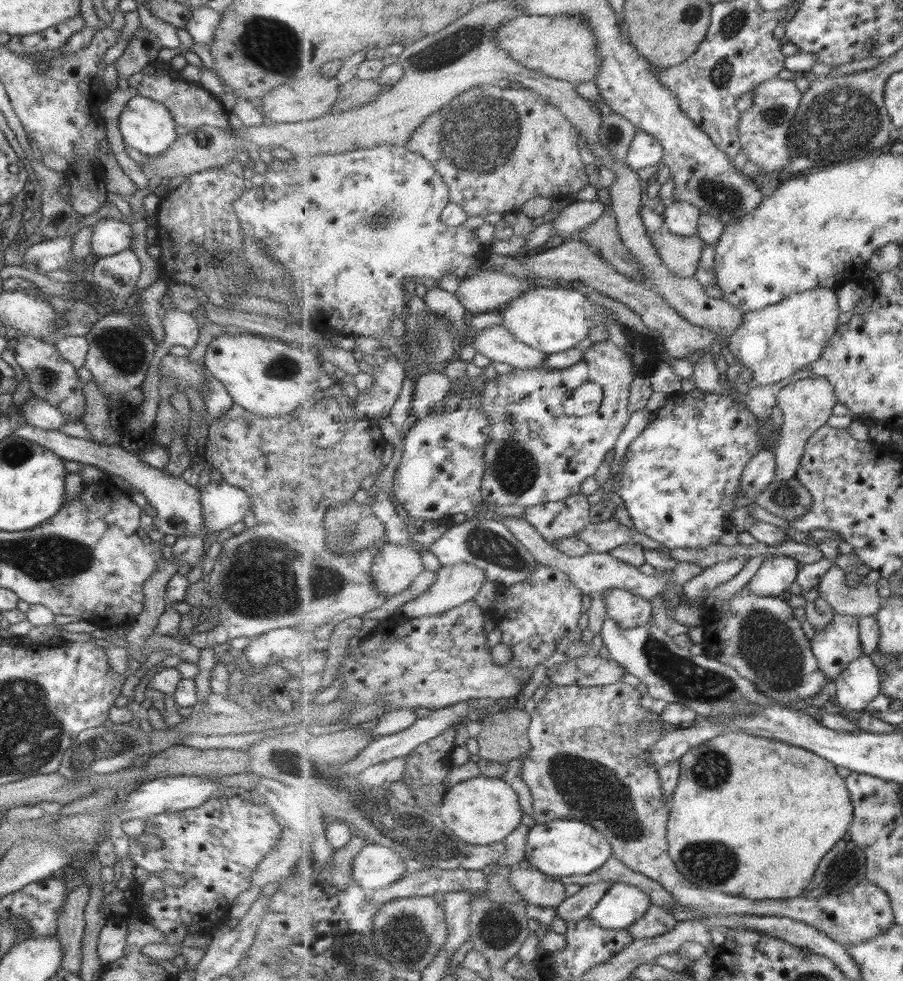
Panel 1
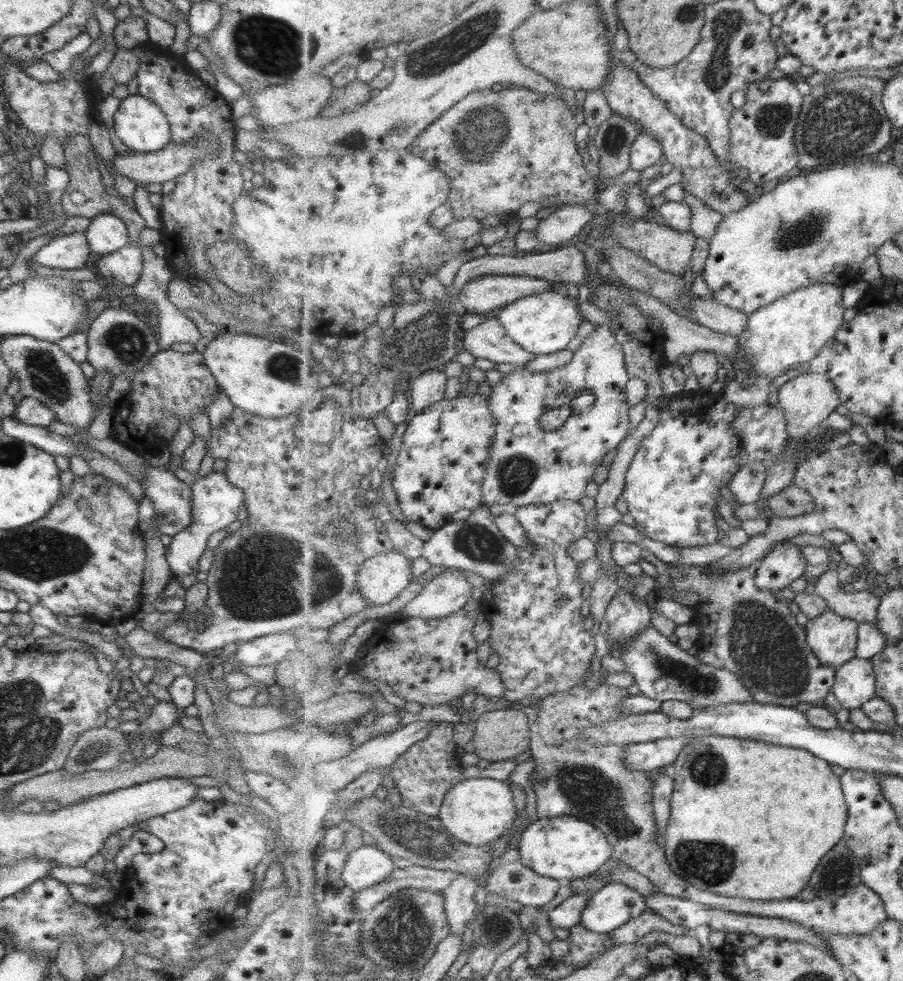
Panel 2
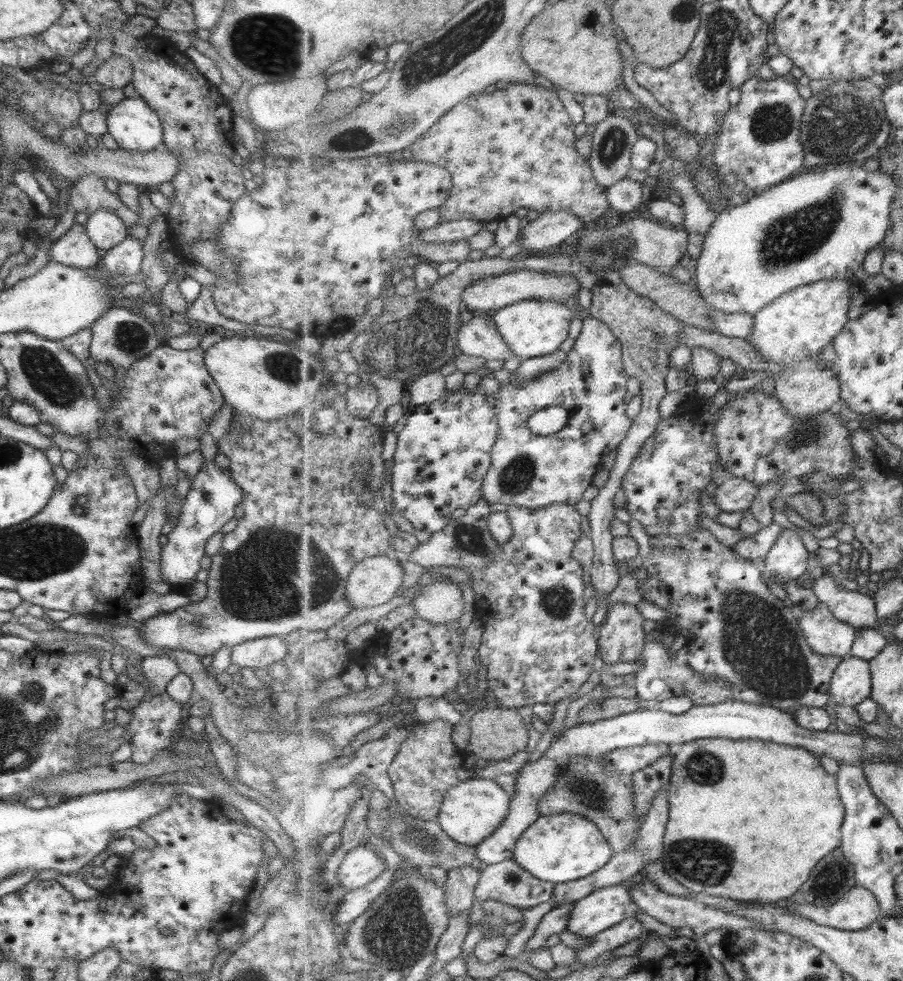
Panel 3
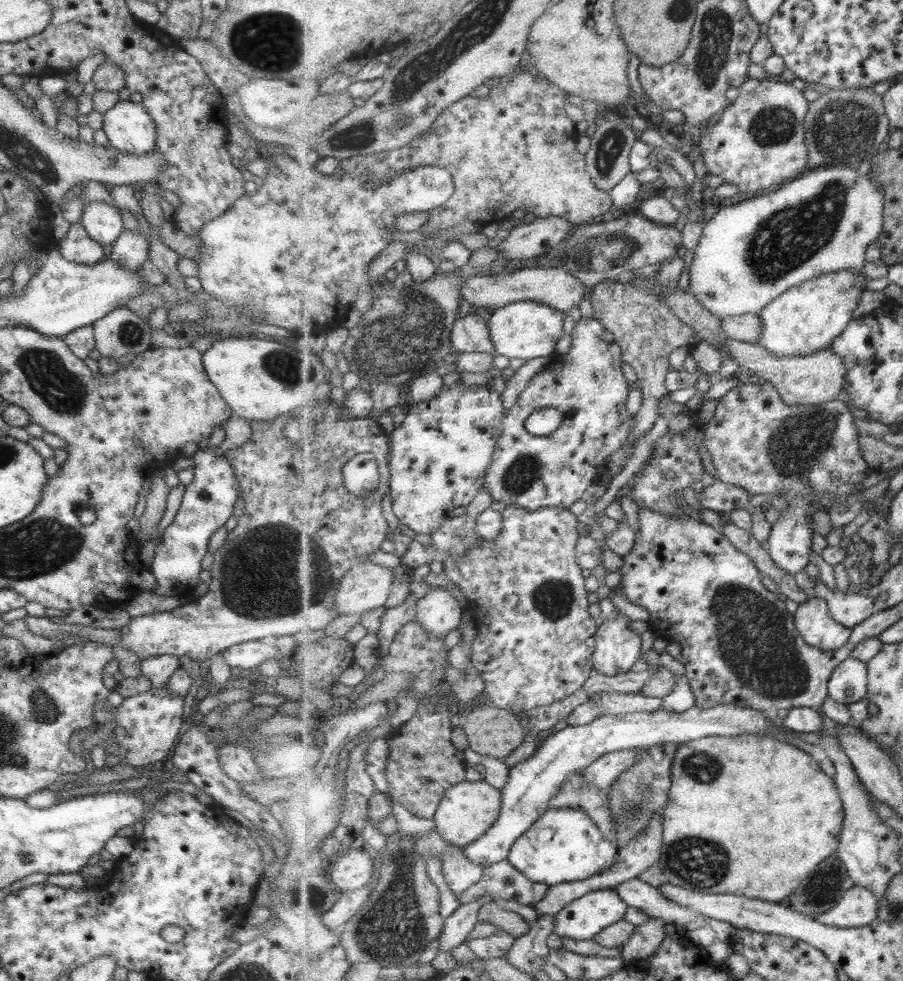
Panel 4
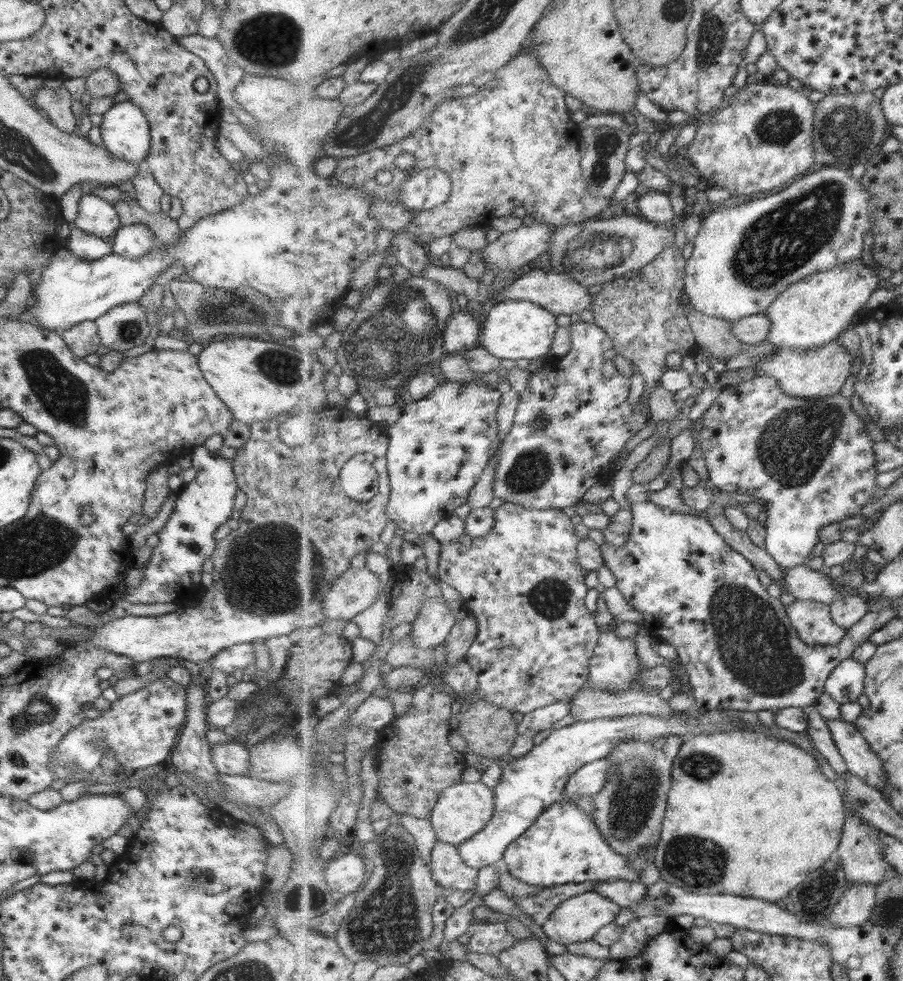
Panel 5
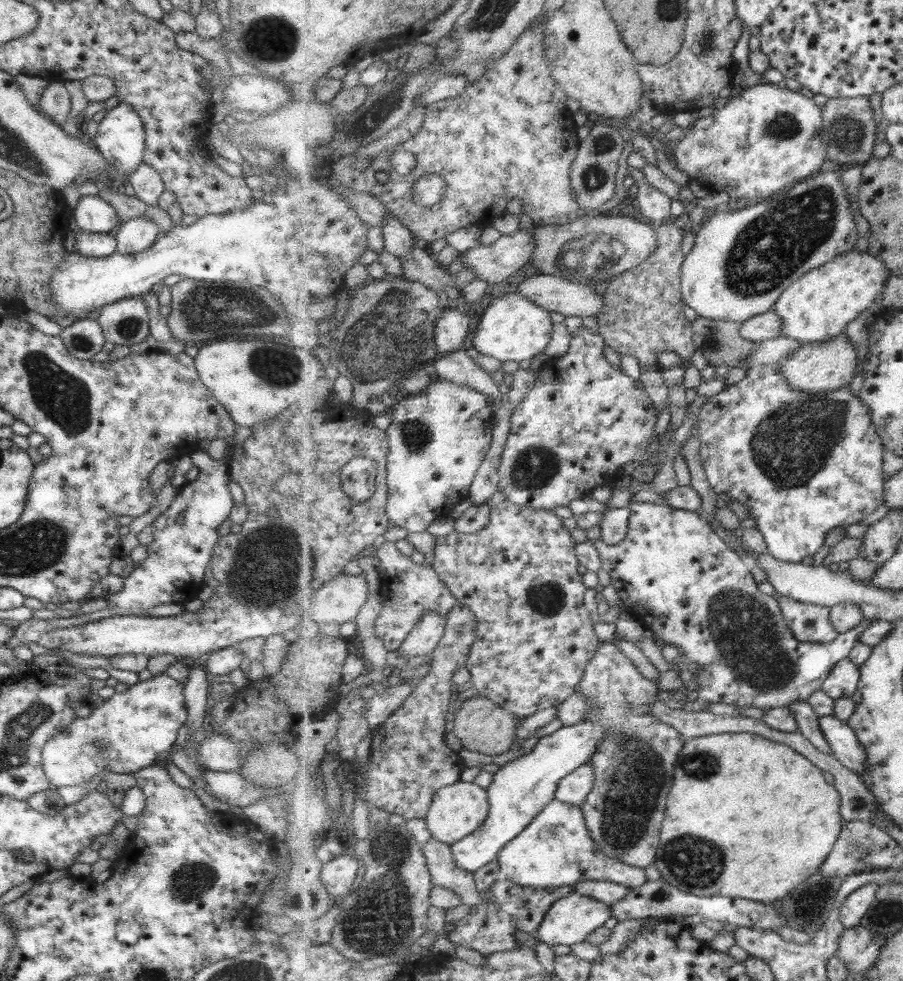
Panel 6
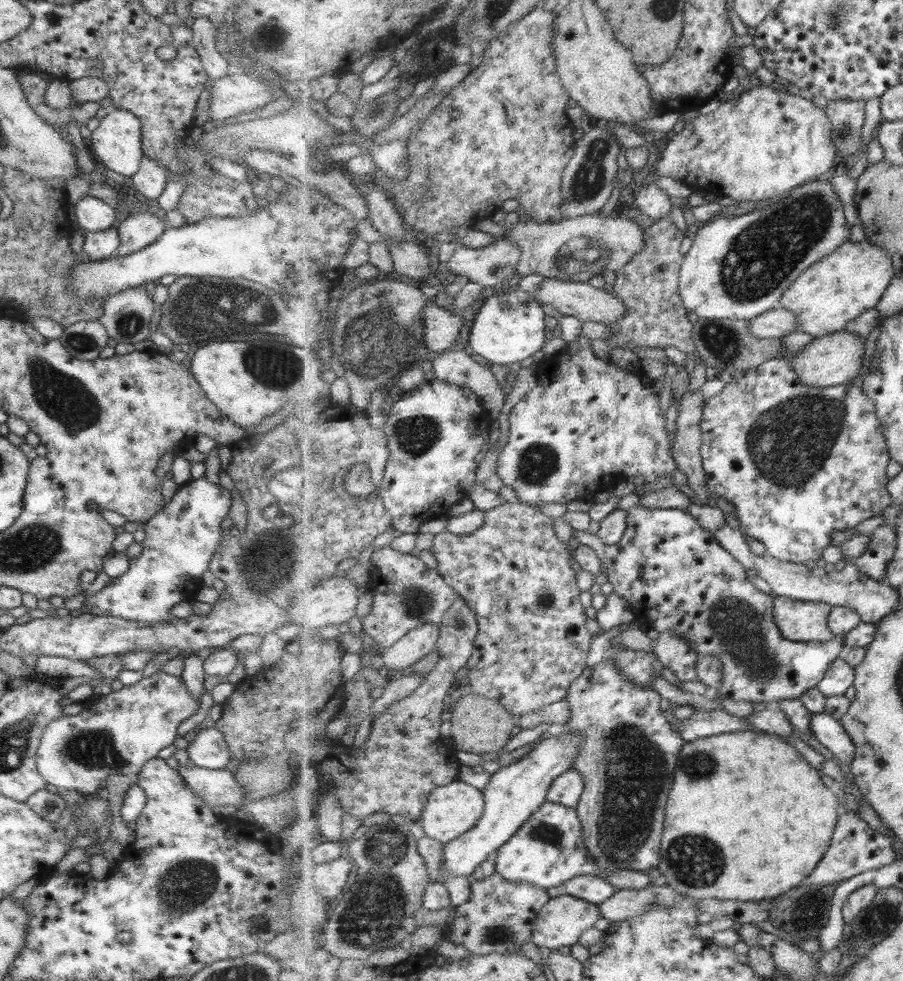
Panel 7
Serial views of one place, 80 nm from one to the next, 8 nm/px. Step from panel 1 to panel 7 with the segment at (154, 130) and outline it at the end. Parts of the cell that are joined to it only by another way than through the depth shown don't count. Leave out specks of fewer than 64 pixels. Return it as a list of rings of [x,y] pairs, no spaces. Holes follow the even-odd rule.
[[[118,108],[101,118],[98,126],[91,131],[90,145],[87,149],[102,170],[109,168],[117,174],[129,177],[137,172],[141,155],[143,155],[140,143],[140,123],[140,120],[131,112]]]

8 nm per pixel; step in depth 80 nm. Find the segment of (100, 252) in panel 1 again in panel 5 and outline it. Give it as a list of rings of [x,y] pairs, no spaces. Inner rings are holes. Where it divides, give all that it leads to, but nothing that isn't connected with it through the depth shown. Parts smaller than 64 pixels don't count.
[[[82,195],[77,202],[77,214],[72,226],[97,238],[111,240],[120,227],[114,206],[95,195]]]

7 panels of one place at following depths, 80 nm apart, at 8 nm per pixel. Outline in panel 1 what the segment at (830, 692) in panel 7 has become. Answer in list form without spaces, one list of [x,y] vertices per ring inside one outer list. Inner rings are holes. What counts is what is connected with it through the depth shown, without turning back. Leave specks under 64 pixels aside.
[[[870,656],[850,662],[843,673],[833,683],[836,685],[836,698],[846,712],[865,711],[867,705],[882,694],[880,668]]]

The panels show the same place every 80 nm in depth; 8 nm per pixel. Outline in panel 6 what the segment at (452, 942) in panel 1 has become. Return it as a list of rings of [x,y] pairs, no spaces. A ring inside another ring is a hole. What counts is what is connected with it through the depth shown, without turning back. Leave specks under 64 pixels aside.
[[[431,836],[421,847],[436,886],[453,890],[463,899],[461,903],[470,907],[491,900],[491,896],[485,896],[477,890],[475,874],[457,864],[451,844],[445,844]]]

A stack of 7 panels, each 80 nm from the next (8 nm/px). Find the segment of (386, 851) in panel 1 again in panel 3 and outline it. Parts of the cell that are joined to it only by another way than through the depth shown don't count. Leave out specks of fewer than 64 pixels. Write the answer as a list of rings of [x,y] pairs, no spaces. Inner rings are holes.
[[[359,845],[346,854],[339,869],[339,879],[347,891],[361,889],[378,880],[386,868],[381,854]]]

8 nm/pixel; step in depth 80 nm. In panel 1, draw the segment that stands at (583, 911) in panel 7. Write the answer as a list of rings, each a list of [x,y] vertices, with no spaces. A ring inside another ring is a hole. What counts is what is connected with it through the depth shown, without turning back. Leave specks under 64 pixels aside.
[[[615,883],[588,916],[603,928],[628,928],[650,911],[651,896],[634,885]]]

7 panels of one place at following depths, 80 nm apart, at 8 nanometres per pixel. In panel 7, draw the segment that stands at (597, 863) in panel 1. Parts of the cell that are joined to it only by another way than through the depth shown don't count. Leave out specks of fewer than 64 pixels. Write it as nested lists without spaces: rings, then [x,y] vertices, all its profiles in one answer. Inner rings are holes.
[[[553,801],[542,804],[521,828],[503,843],[498,850],[497,873],[507,881],[529,883],[553,891],[555,887],[573,880],[575,876],[595,876],[607,880],[617,889],[643,890],[657,882],[644,871],[622,868],[621,871],[605,871],[594,861],[582,837],[582,821],[576,808]]]

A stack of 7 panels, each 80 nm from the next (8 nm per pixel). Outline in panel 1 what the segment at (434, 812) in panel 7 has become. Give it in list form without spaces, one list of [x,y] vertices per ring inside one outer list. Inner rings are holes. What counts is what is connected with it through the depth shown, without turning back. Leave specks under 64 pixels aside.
[[[478,774],[452,786],[438,809],[439,816],[461,840],[475,845],[490,845],[505,840],[523,820],[517,792],[499,777]]]

